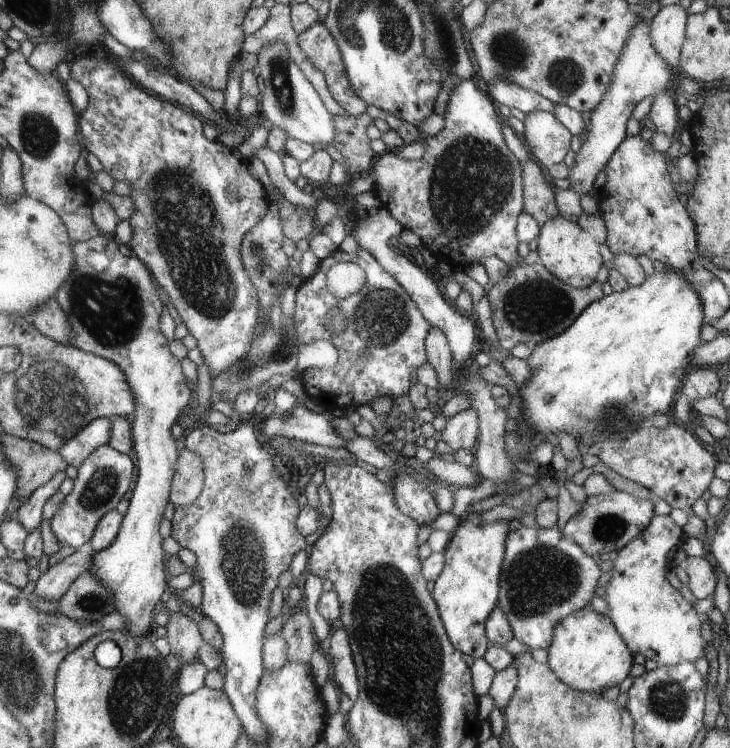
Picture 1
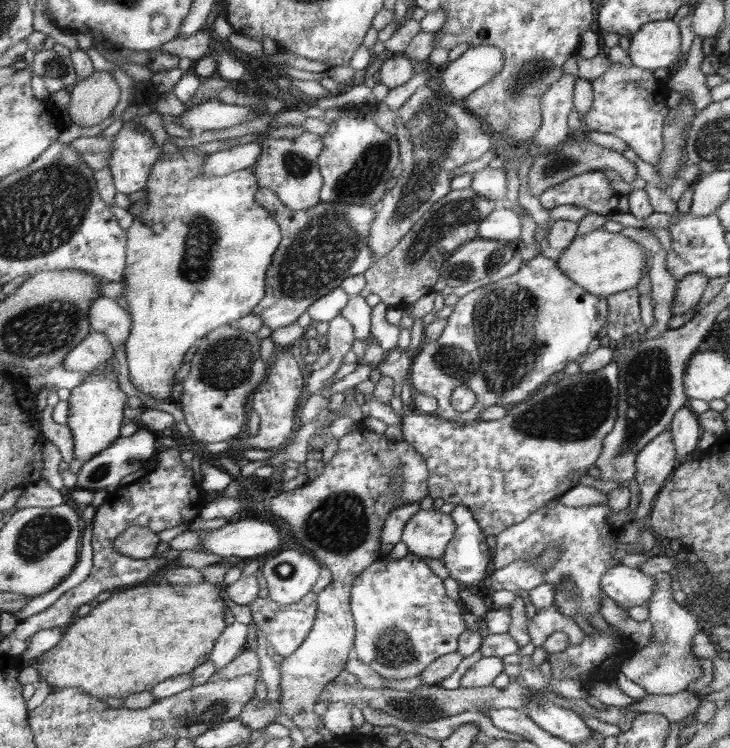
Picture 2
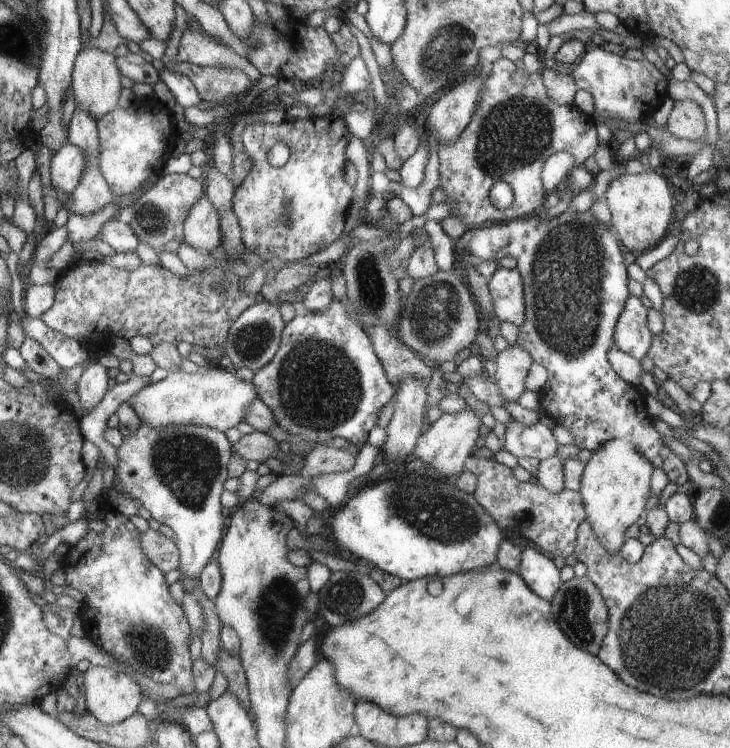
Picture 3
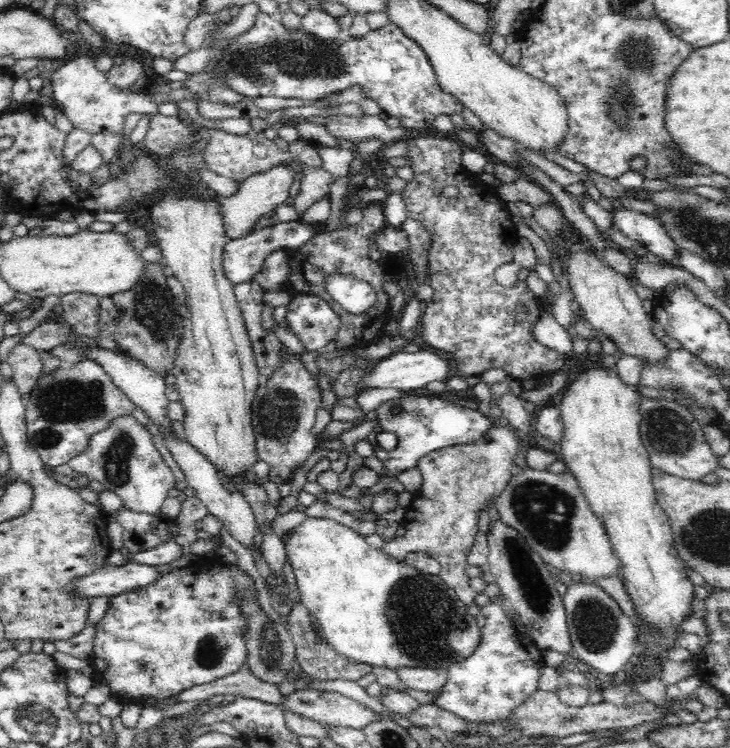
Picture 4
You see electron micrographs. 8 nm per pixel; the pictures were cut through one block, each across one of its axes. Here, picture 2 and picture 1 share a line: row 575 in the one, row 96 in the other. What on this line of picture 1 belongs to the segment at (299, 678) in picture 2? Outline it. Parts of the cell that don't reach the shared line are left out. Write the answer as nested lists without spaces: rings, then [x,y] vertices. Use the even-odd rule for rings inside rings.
[[[324,23],[313,24],[306,32],[299,34],[299,42],[306,58],[324,74],[330,94],[344,108],[346,115],[362,116],[369,107],[368,103],[352,88],[344,68],[343,54],[340,54],[328,27]]]

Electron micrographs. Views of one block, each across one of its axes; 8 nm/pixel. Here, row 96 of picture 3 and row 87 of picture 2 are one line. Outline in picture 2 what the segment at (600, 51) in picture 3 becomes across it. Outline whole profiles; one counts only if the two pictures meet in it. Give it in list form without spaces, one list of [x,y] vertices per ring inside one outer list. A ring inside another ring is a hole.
[[[613,65],[598,78],[591,81],[593,86],[593,103],[584,114],[582,124],[587,129],[598,130],[621,138],[628,147],[632,147],[638,158],[657,165],[663,149],[662,130],[664,117],[670,110],[666,105],[670,92],[668,84],[654,77],[654,71],[644,70],[639,66]]]

